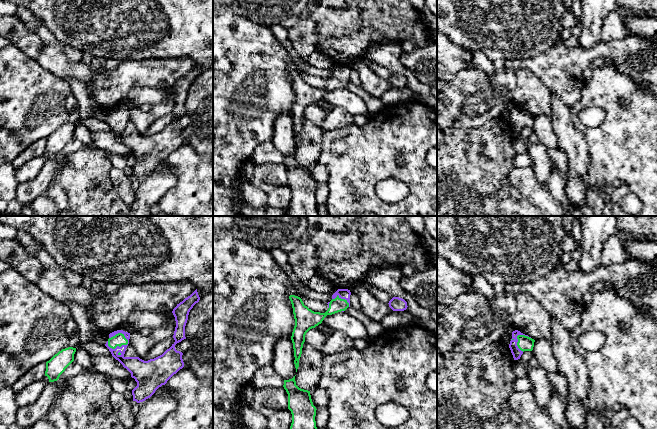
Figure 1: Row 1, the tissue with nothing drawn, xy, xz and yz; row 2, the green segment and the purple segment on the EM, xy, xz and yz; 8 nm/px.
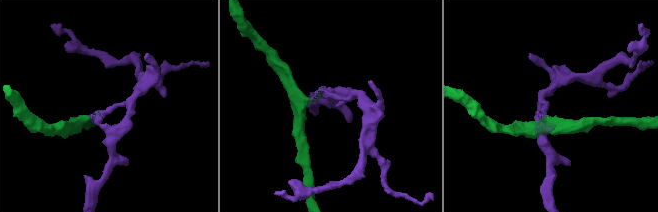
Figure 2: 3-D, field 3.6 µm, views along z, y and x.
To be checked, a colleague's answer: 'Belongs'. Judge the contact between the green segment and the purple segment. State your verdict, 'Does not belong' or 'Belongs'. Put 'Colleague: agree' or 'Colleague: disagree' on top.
Colleague: disagree
Does not belong

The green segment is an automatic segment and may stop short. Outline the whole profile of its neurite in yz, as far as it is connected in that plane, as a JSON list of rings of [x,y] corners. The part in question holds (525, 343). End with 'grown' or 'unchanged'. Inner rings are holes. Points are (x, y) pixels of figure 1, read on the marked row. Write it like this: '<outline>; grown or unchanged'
[[[518,335],[517,336],[518,342],[517,346],[521,351],[532,351],[534,347],[535,340],[525,336],[525,335]]]; unchanged

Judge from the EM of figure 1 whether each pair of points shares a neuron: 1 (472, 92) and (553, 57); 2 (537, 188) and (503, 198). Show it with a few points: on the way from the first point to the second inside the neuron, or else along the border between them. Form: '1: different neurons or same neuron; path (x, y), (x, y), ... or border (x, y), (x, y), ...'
1: same neuron; path (492, 88), (517, 63), (533, 63)
2: different neurons; border (510, 171), (508, 184), (520, 191), (535, 205)

